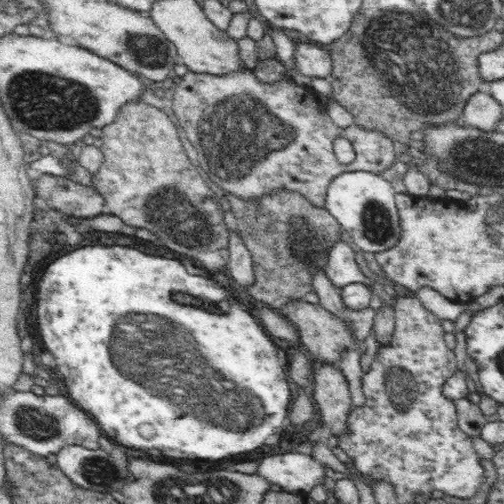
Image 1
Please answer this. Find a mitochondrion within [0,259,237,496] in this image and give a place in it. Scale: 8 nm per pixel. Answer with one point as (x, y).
(35, 424)

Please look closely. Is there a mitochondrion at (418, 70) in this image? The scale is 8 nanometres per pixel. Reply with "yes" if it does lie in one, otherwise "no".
yes

